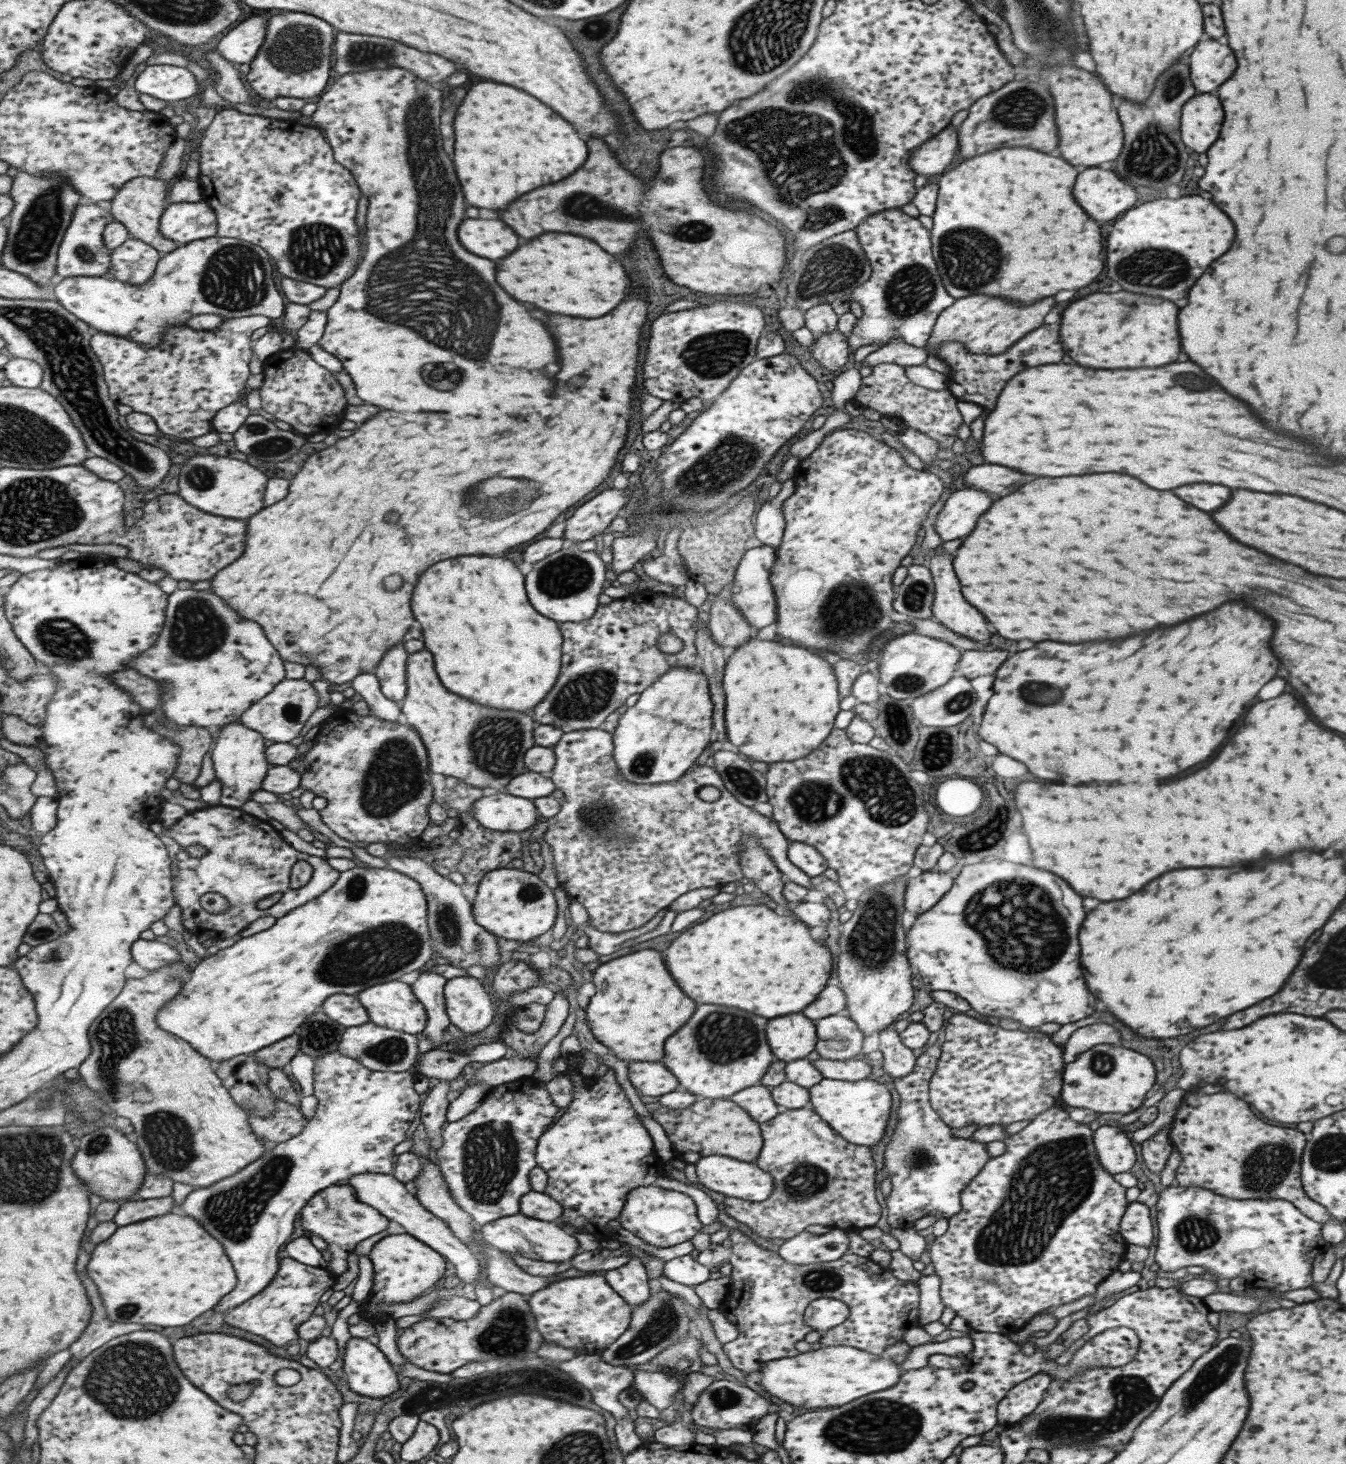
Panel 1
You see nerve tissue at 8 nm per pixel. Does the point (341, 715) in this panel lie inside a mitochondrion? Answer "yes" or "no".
no

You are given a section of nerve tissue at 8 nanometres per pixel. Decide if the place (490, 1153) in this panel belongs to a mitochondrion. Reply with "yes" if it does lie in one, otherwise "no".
yes

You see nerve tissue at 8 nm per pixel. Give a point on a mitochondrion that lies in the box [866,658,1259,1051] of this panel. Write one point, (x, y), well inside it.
(1016, 919)

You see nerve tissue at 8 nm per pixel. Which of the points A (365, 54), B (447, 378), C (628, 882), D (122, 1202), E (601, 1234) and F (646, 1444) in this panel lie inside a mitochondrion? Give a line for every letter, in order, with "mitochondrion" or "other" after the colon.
A: mitochondrion
B: mitochondrion
C: other
D: other
E: other
F: other

